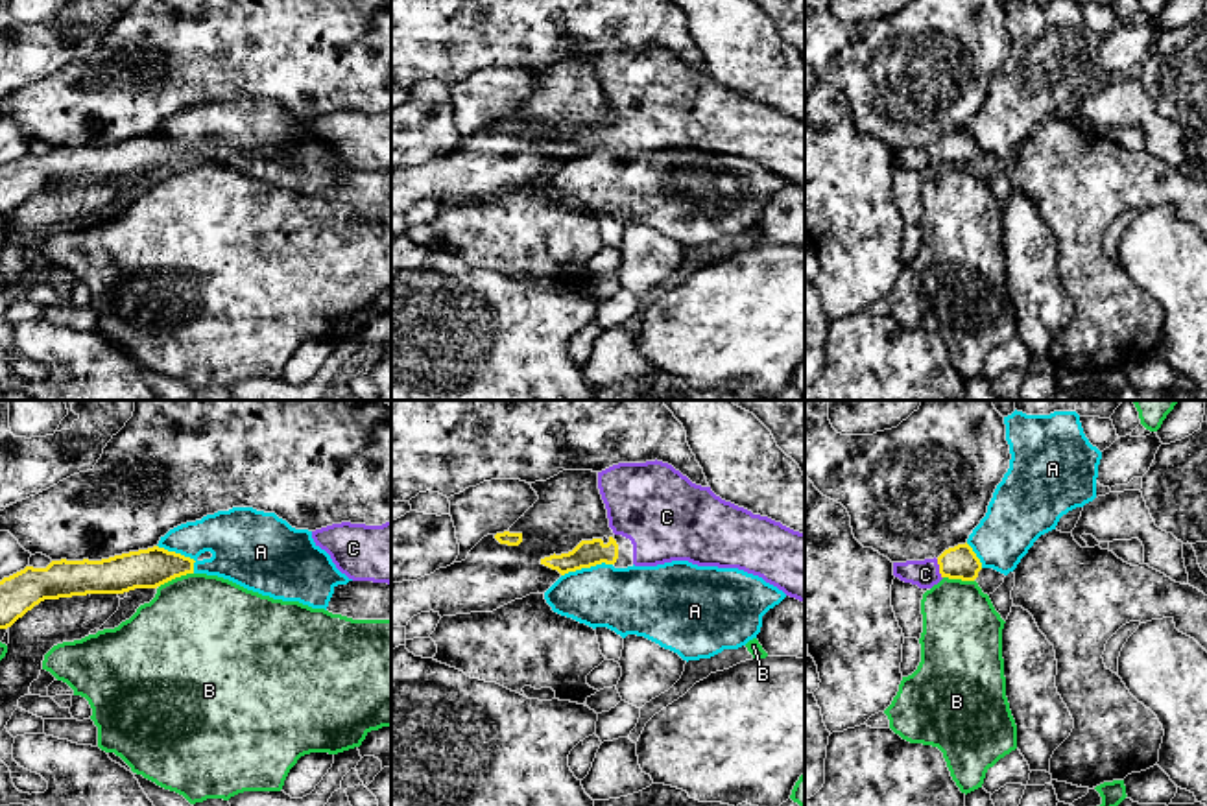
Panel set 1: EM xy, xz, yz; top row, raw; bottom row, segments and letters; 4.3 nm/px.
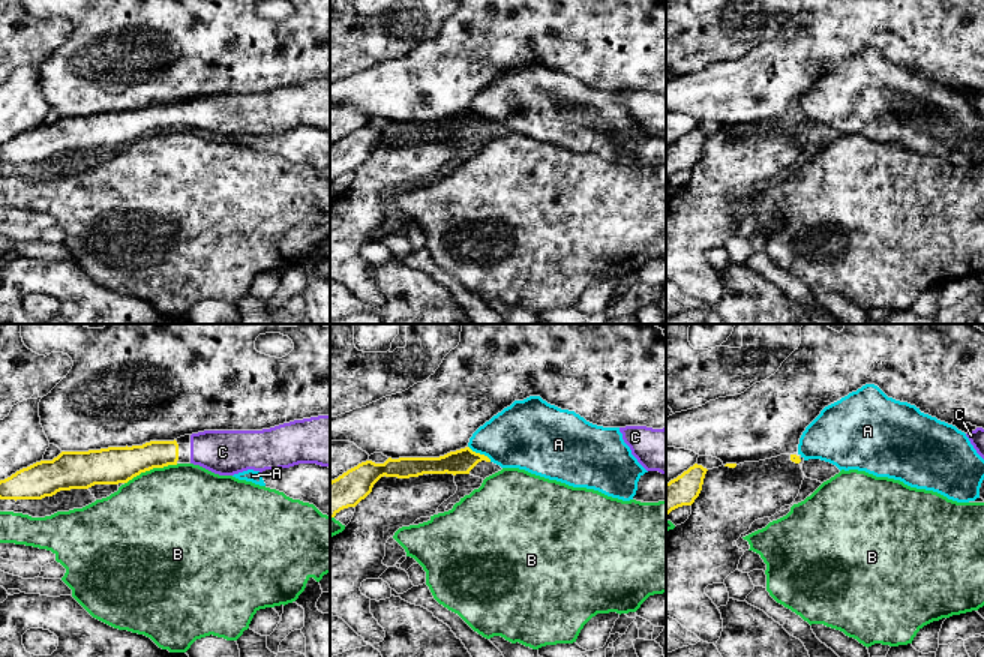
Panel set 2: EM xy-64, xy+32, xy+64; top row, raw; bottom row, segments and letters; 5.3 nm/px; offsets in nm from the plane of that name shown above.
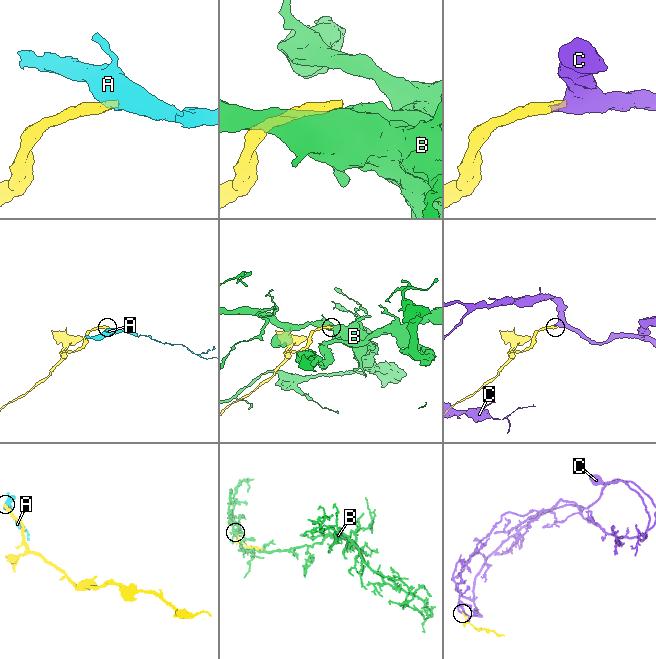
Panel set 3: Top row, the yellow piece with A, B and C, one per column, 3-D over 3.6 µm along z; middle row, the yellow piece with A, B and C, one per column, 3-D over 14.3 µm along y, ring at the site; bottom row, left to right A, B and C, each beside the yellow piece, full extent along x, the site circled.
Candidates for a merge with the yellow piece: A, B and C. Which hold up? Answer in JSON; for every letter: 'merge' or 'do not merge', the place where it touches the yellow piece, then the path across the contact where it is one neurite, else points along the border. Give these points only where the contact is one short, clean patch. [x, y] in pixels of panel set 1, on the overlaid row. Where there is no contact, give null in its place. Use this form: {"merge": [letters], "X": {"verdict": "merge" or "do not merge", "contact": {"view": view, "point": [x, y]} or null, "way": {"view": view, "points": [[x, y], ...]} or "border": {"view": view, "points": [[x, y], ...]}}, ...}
{"merge": ["C"], "A": {"verdict": "do not merge", "contact": {"view": "xz", "point": [585, 567]}, "border": {"view": "xz", "points": [[611, 563], [582, 567], [561, 576]]}}, "B": {"verdict": "do not merge", "contact": {"view": "xy", "point": [176, 576]}}, "C": {"verdict": "merge", "contact": {"view": "yz", "point": [940, 568]}, "way": {"view": "yz", "points": [[956, 563], [940, 568], [925, 574]]}}}

